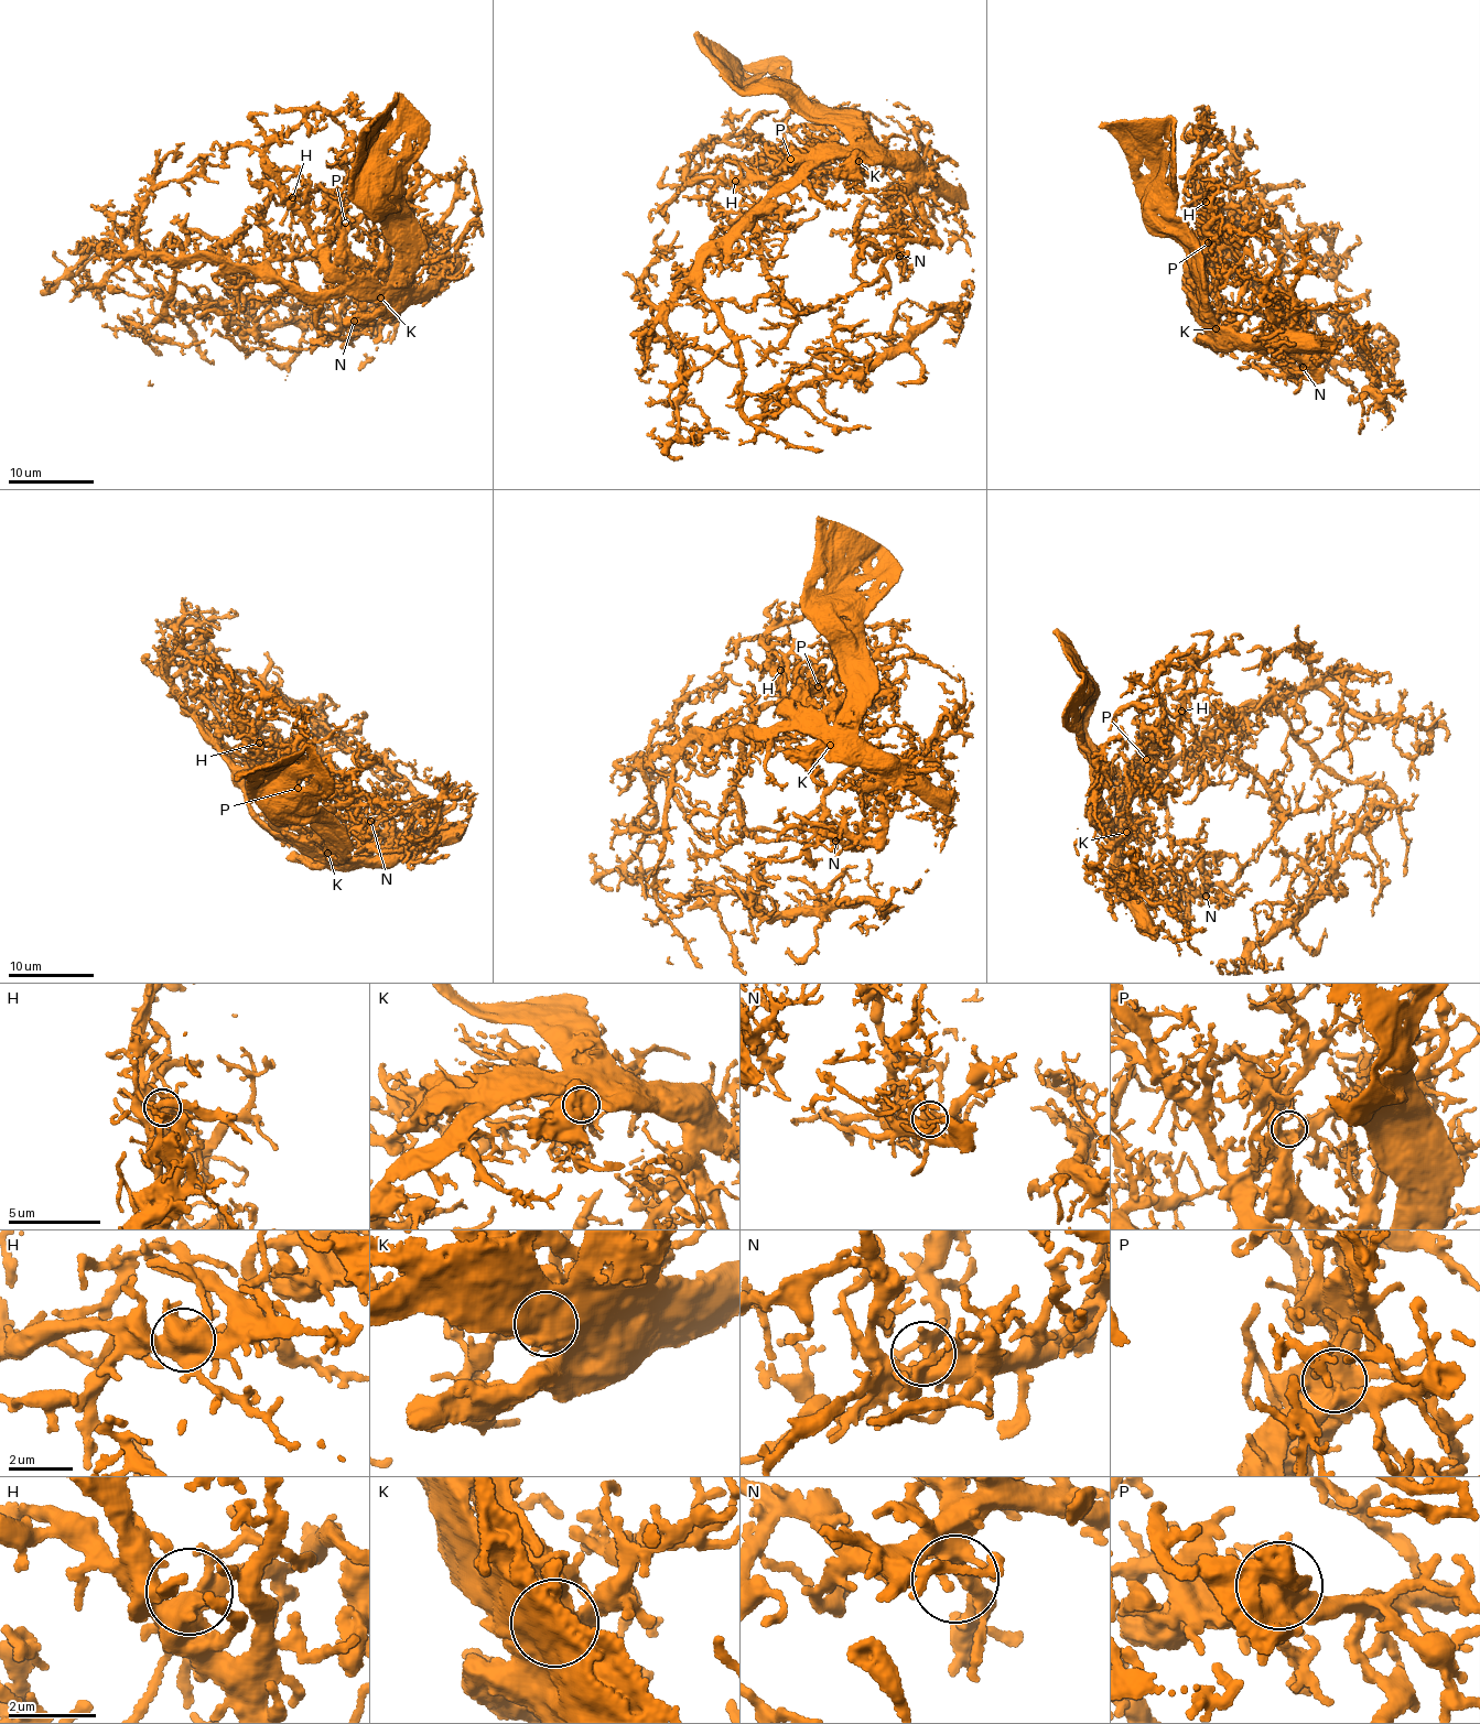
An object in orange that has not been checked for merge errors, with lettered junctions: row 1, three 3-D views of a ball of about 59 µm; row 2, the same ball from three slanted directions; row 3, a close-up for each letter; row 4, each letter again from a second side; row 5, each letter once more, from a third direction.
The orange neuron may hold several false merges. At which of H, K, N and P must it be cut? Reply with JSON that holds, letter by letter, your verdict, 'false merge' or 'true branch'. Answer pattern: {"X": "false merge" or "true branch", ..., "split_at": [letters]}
{"H": "true branch", "K": "true branch", "N": "true branch", "P": "true branch", "split_at": []}

